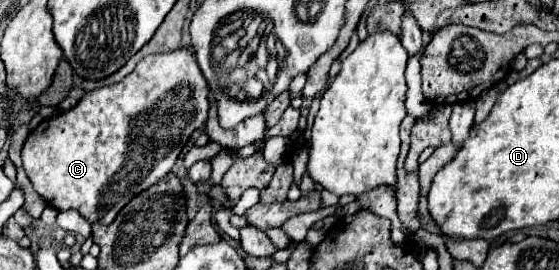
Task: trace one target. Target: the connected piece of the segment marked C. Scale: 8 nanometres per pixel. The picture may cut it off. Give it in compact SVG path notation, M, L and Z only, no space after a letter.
M181 49L181 51L171 51L169 55L149 55L145 59L141 59L141 63L137 63L135 71L131 75L127 75L121 83L117 85L109 85L109 87L101 87L101 89L95 89L95 91L89 91L71 111L67 113L61 113L53 119L47 119L43 123L39 123L27 137L25 145L23 145L23 151L21 151L21 157L23 157L23 169L27 173L27 177L31 179L33 183L33 189L51 205L55 207L57 211L69 211L69 209L75 209L79 211L89 223L103 223L103 225L111 225L113 219L117 217L117 211L121 211L137 193L141 191L147 191L151 185L155 185L161 177L165 177L173 163L177 161L183 145L189 141L191 133L199 127L205 125L207 121L207 111L209 111L209 87L207 87L207 81L193 57L193 49Z

